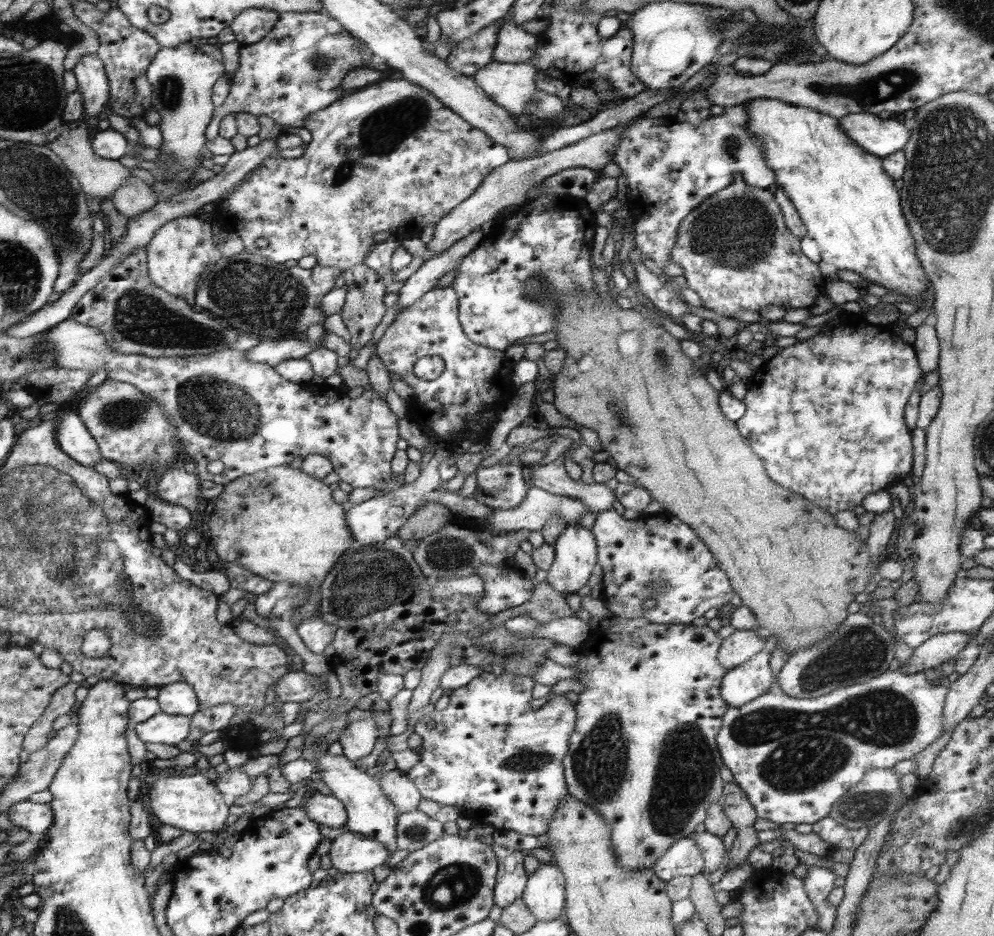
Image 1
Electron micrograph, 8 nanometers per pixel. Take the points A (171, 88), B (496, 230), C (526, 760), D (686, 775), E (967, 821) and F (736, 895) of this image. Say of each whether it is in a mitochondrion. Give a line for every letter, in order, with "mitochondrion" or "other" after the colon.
A: mitochondrion
B: other
C: mitochondrion
D: mitochondrion
E: mitochondrion
F: other

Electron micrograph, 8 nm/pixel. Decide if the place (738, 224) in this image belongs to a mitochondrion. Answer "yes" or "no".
yes

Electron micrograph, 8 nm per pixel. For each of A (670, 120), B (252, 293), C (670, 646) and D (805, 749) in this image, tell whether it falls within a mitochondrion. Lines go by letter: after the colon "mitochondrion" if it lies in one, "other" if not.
A: other
B: mitochondrion
C: other
D: mitochondrion

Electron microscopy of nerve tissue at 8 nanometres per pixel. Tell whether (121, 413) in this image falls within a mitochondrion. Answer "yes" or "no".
yes

